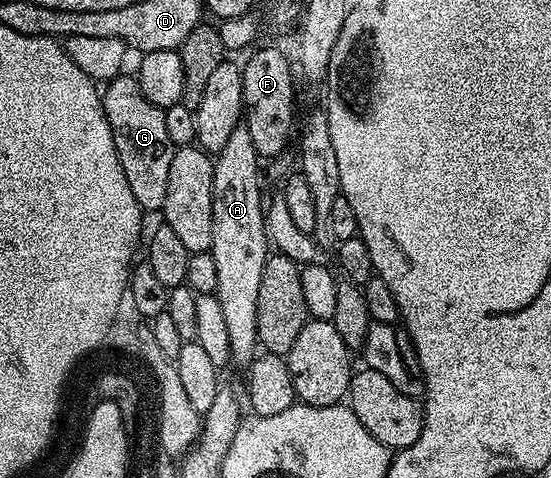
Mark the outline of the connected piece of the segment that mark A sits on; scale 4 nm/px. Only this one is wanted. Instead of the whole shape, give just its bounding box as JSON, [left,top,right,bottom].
[209,123,268,367]

